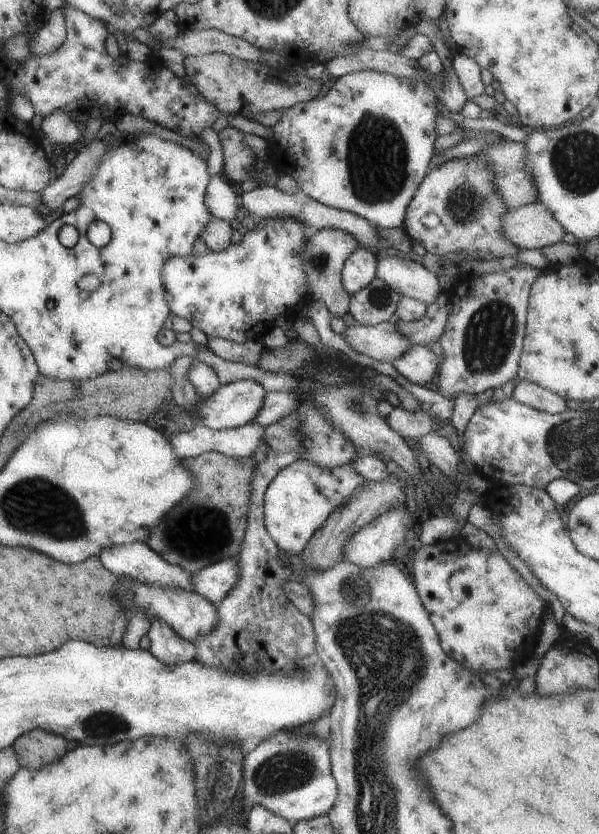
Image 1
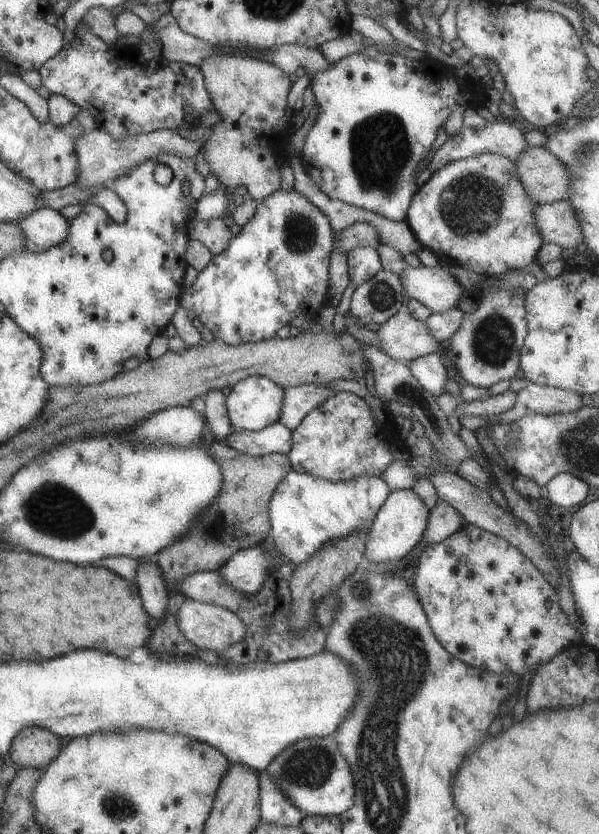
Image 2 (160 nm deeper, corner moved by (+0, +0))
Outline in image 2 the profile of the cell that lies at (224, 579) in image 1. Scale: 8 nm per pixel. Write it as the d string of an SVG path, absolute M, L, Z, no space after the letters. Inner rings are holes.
M257 543L235 552L217 572L231 588L252 595L262 587L267 571L273 566L274 560L269 560L262 544Z

